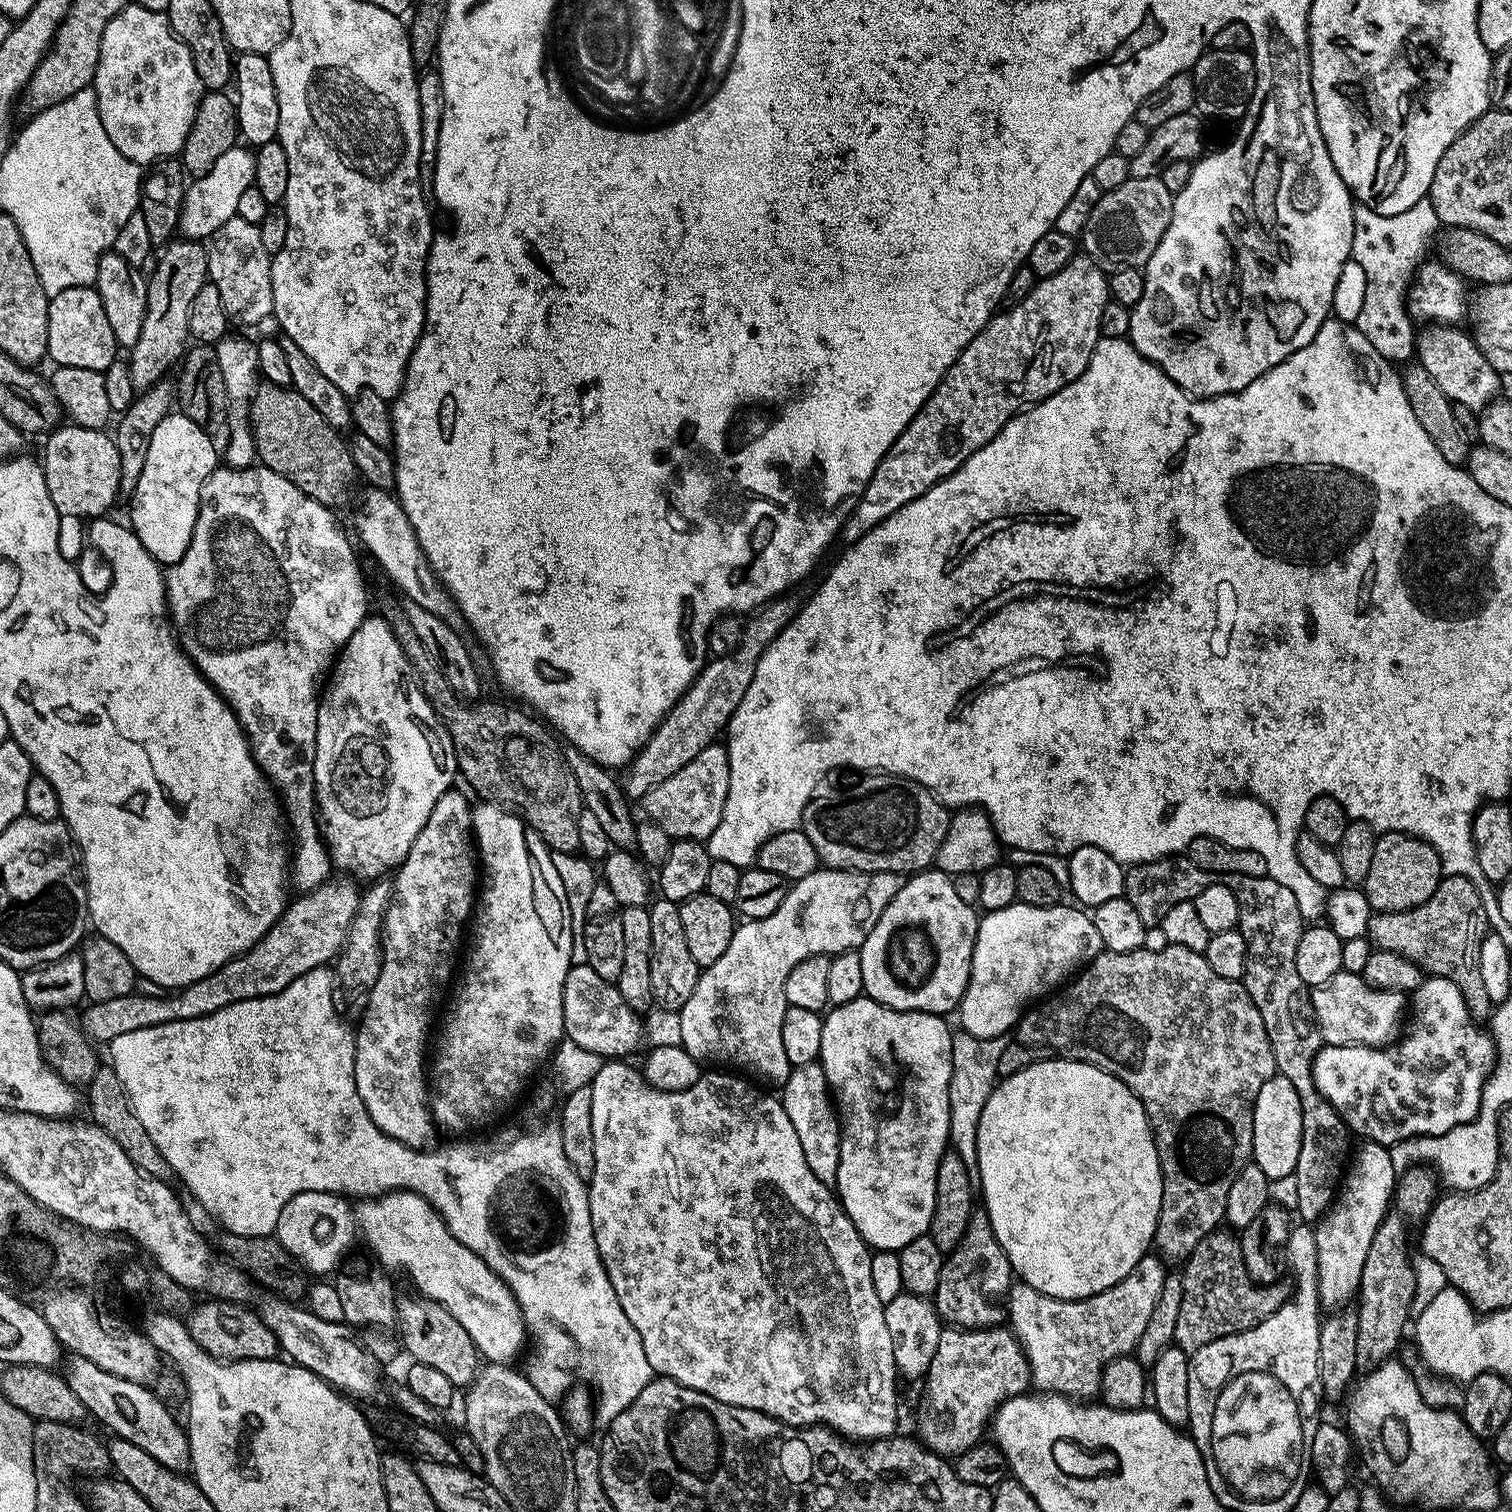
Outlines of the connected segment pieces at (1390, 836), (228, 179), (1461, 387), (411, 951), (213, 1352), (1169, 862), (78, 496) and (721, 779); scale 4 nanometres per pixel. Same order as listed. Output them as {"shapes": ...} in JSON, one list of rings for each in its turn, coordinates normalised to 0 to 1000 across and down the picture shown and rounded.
{"shapes":[[[[917,550],[911,552],[906,578],[903,578],[901,587],[908,603],[927,603],[940,599],[951,589],[953,581],[950,562],[930,550]]],[[[155,97],[142,107],[142,112],[135,116],[130,116],[122,125],[122,136],[119,137],[118,153],[124,158],[134,159],[140,157],[147,149],[147,147],[152,147],[157,139],[157,134],[161,127],[167,124],[169,103],[163,97]]],[[[944,216],[942,220],[938,220],[936,226],[936,235],[943,247],[951,253],[951,258],[956,261],[960,267],[966,267],[976,271],[980,271],[993,261],[993,247],[983,239],[980,231],[978,231],[976,224],[966,219],[963,216]]],[[[298,522],[287,530],[279,552],[274,554],[271,565],[269,565],[267,571],[261,577],[259,597],[254,605],[253,624],[254,633],[253,642],[250,642],[250,649],[243,655],[241,673],[238,680],[235,681],[235,699],[234,700],[234,716],[242,737],[258,753],[272,759],[282,760],[286,751],[290,749],[286,740],[284,732],[284,717],[282,714],[280,692],[283,690],[283,679],[286,677],[286,669],[288,661],[294,656],[294,653],[299,648],[299,640],[302,638],[302,626],[304,618],[308,618],[308,612],[313,603],[313,593],[316,587],[316,566],[313,563],[312,550],[313,532],[302,522]]],[[[138,858],[136,860],[136,862],[130,862],[126,866],[123,875],[126,885],[128,885],[128,888],[131,888],[136,896],[149,900],[183,899],[184,890],[181,882],[169,867],[153,860]]],[[[778,565],[771,566],[769,569],[759,569],[757,571],[749,571],[743,578],[743,595],[750,599],[753,607],[758,612],[767,612],[767,608],[774,602],[774,599],[779,599],[779,597],[789,595],[798,586],[803,586],[806,584],[805,579],[802,577],[795,575],[787,570],[785,565]]],[[[47,279],[38,282],[31,286],[29,294],[29,315],[30,324],[33,327],[33,332],[40,338],[40,342],[58,341],[58,343],[66,343],[69,339],[79,328],[79,324],[79,302],[75,289],[71,285],[65,283],[52,283]]],[[[474,491],[464,496],[459,504],[451,507],[448,512],[433,520],[433,522],[430,522],[425,530],[425,539],[432,545],[438,546],[438,549],[440,549],[445,556],[468,556],[478,541],[478,533],[480,533],[480,522],[482,520],[481,496],[478,491]]]]}

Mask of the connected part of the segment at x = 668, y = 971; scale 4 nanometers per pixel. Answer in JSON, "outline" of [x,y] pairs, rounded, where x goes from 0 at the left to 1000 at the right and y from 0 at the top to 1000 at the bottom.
{"outline":[[[435,595],[435,598],[432,597],[429,601],[430,604],[430,652],[431,653],[431,661],[436,666],[440,668],[449,669],[451,665],[459,657],[459,652],[462,649],[464,641],[459,636],[459,633],[456,632],[456,628],[454,626],[454,618],[451,616],[451,604],[449,598],[445,595]]]}

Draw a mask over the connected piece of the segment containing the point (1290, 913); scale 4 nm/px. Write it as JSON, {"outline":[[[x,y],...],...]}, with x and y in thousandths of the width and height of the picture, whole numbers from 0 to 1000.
{"outline":[[[811,578],[808,584],[813,586],[813,589],[816,589],[816,594],[819,594],[819,615],[821,620],[824,620],[822,652],[827,657],[829,665],[832,665],[832,671],[835,671],[835,676],[843,694],[845,710],[853,713],[853,716],[856,721],[858,721],[858,726],[861,729],[861,758],[858,761],[856,776],[856,802],[857,799],[856,804],[862,806],[860,808],[870,808],[880,799],[890,777],[890,771],[893,767],[893,747],[884,736],[882,731],[880,731],[880,729],[877,729],[877,726],[872,724],[868,712],[869,700],[873,696],[874,688],[873,679],[870,678],[870,671],[868,667],[868,660],[861,647],[858,647],[857,636],[858,623],[863,615],[864,609],[860,605],[856,591],[853,591],[852,587],[847,586],[839,579],[824,581]]]}

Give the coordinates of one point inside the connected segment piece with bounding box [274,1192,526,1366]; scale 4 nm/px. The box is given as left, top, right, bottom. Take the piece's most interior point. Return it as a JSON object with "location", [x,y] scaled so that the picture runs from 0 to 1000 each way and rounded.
{"location":[269,816]}

